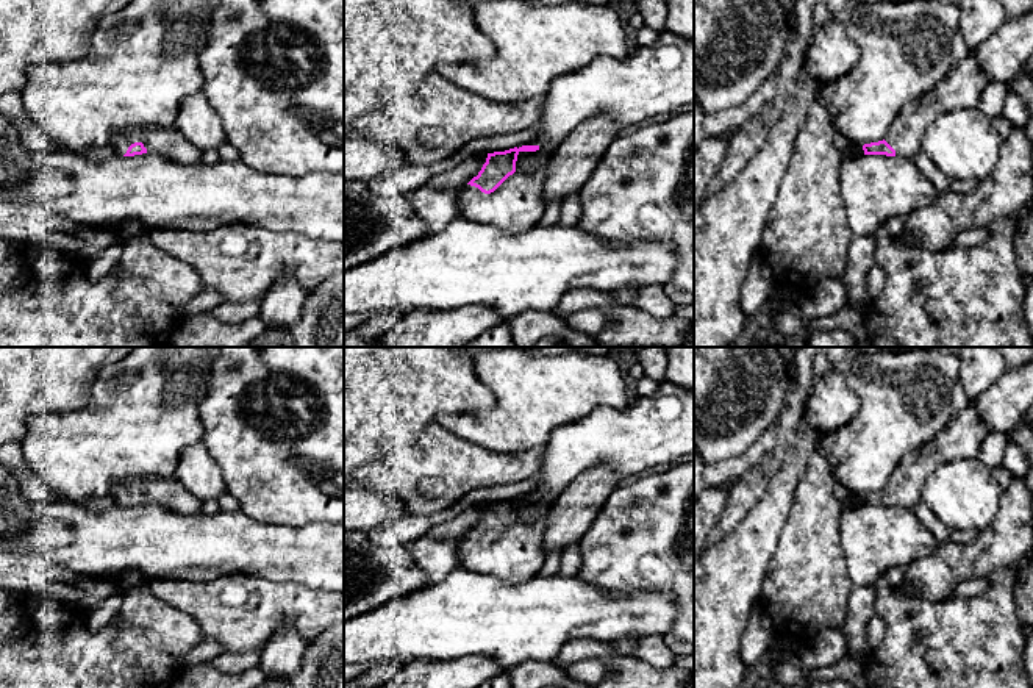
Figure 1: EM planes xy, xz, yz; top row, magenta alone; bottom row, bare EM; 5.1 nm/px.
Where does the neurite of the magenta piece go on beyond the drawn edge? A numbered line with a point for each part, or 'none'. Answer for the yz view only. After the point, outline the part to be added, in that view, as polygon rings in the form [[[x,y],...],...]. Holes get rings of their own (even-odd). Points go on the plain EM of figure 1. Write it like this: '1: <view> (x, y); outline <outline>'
1: yz (961, 438); outline [[[974,400],[922,449],[908,453],[886,482],[885,491],[897,507],[913,508],[920,502],[925,480],[942,464],[977,458],[988,428],[975,410]]]

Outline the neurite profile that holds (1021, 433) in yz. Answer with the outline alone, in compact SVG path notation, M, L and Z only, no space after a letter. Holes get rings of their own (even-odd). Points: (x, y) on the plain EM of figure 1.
M1017 422L1013 428L1006 432L1006 436L1024 450L1025 458L1028 461L1028 471L1024 477L1024 482L1030 488L1033 511L1033 428L1025 422Z

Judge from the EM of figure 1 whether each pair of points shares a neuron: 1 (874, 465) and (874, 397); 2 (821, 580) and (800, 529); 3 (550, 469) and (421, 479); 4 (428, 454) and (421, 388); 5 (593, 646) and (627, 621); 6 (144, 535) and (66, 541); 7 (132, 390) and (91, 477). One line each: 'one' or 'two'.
1: one
2: one
3: two
4: two
5: two
6: one
7: one

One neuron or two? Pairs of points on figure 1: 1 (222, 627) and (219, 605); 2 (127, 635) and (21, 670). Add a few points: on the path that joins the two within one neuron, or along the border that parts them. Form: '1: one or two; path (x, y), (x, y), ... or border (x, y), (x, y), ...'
1: one; path (222, 623), (222, 610)
2: one; path (100, 662), (92, 670), (47, 670)

